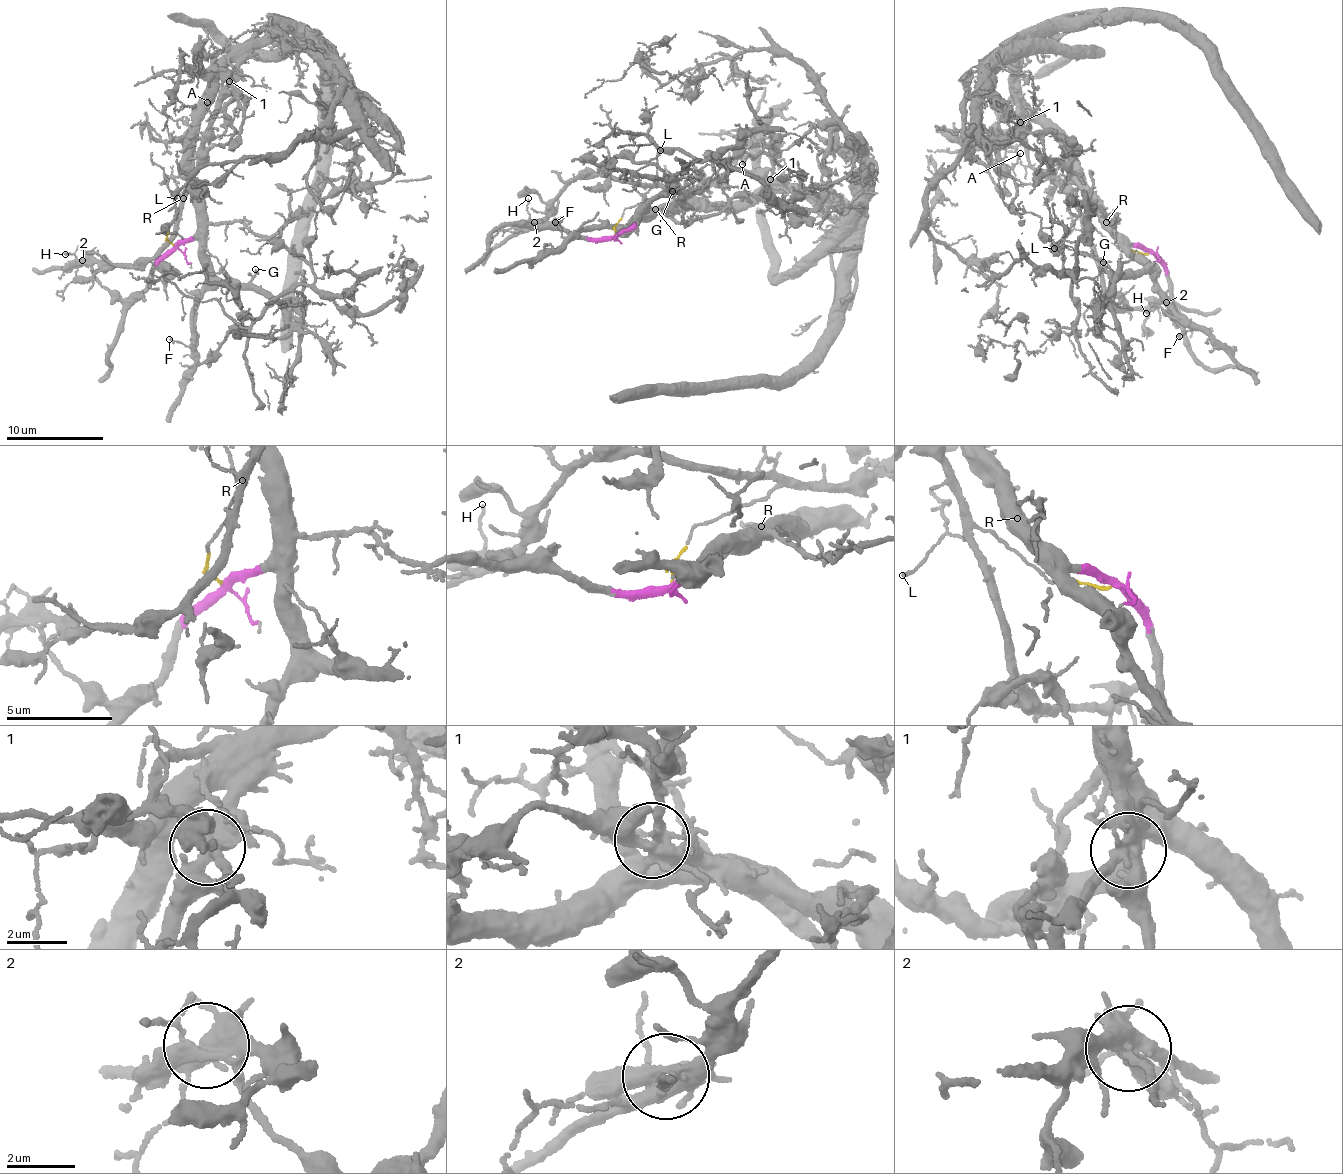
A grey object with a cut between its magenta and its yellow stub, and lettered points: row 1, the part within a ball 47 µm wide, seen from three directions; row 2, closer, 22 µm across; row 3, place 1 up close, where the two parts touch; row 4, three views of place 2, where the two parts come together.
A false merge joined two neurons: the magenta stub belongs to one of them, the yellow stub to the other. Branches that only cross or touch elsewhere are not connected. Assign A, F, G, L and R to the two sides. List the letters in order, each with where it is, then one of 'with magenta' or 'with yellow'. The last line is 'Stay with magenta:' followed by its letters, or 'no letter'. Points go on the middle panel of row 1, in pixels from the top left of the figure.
A: at (742, 164); with magenta
F: at (555, 222); with magenta
G: at (672, 191); with magenta
L: at (660, 150); with yellow
R: at (655, 209); with magenta
Stay with magenta: A, F, G, R

